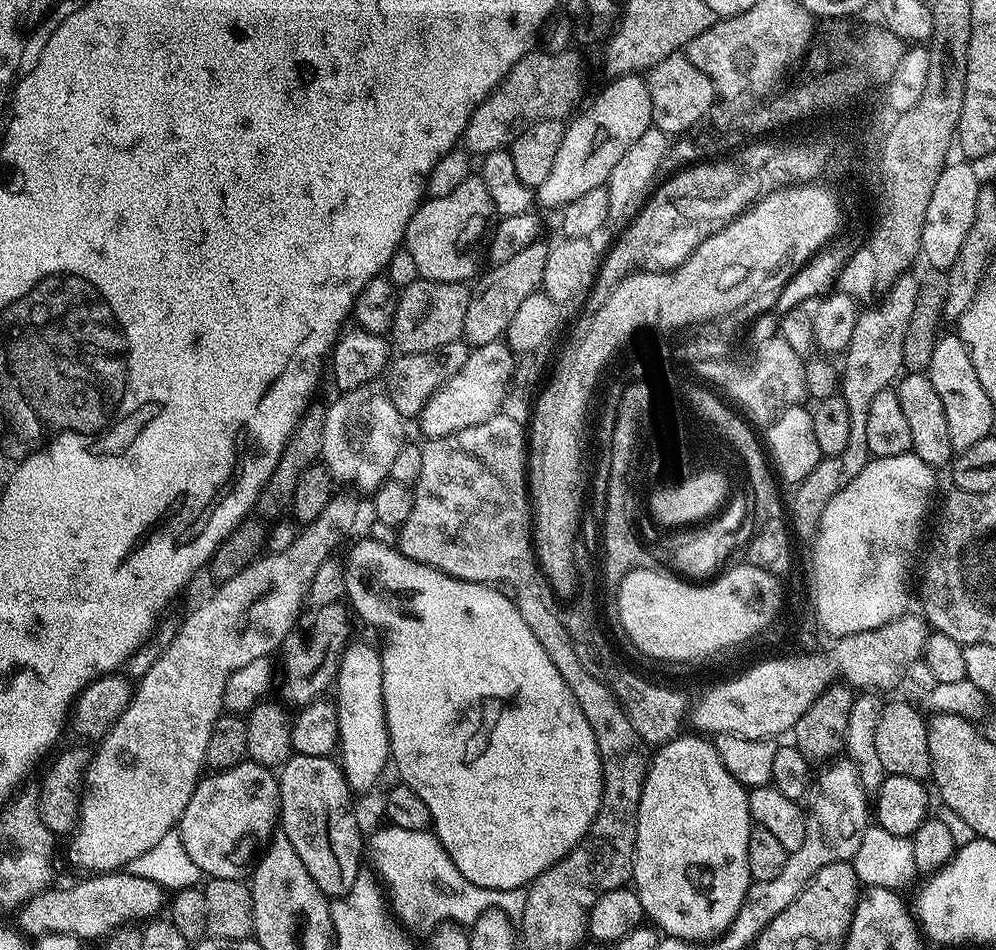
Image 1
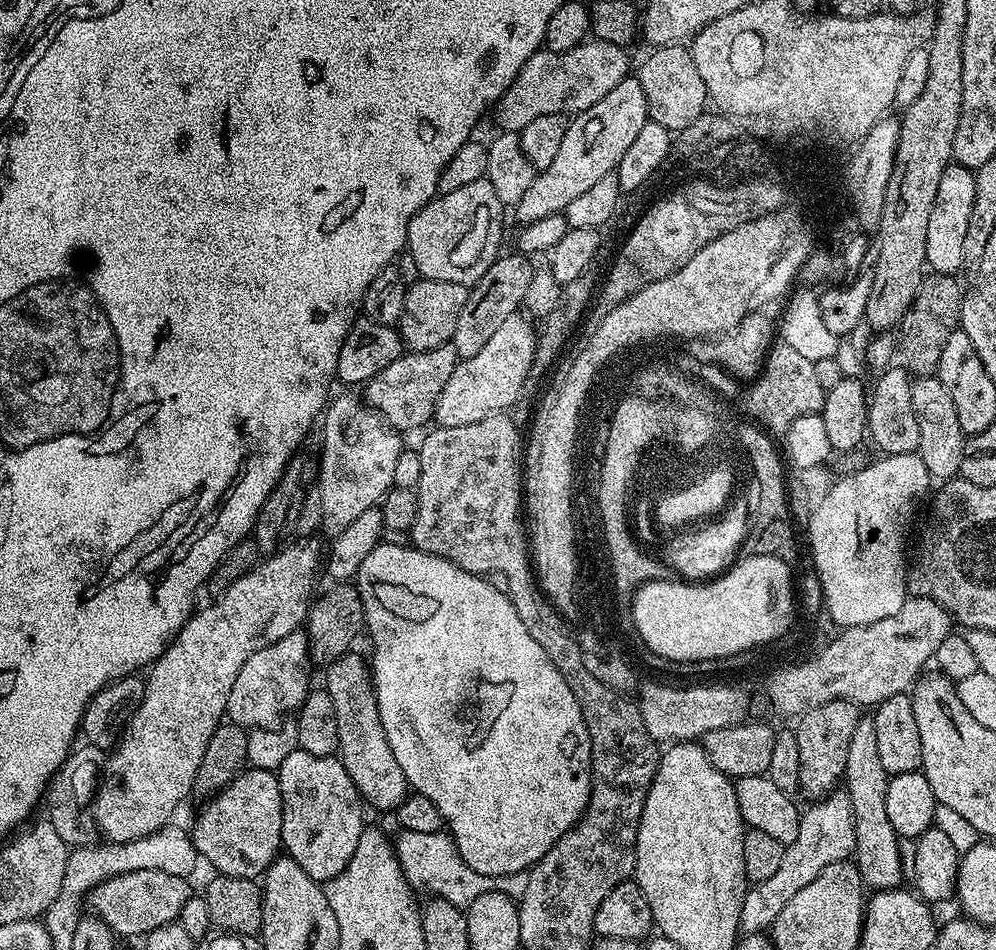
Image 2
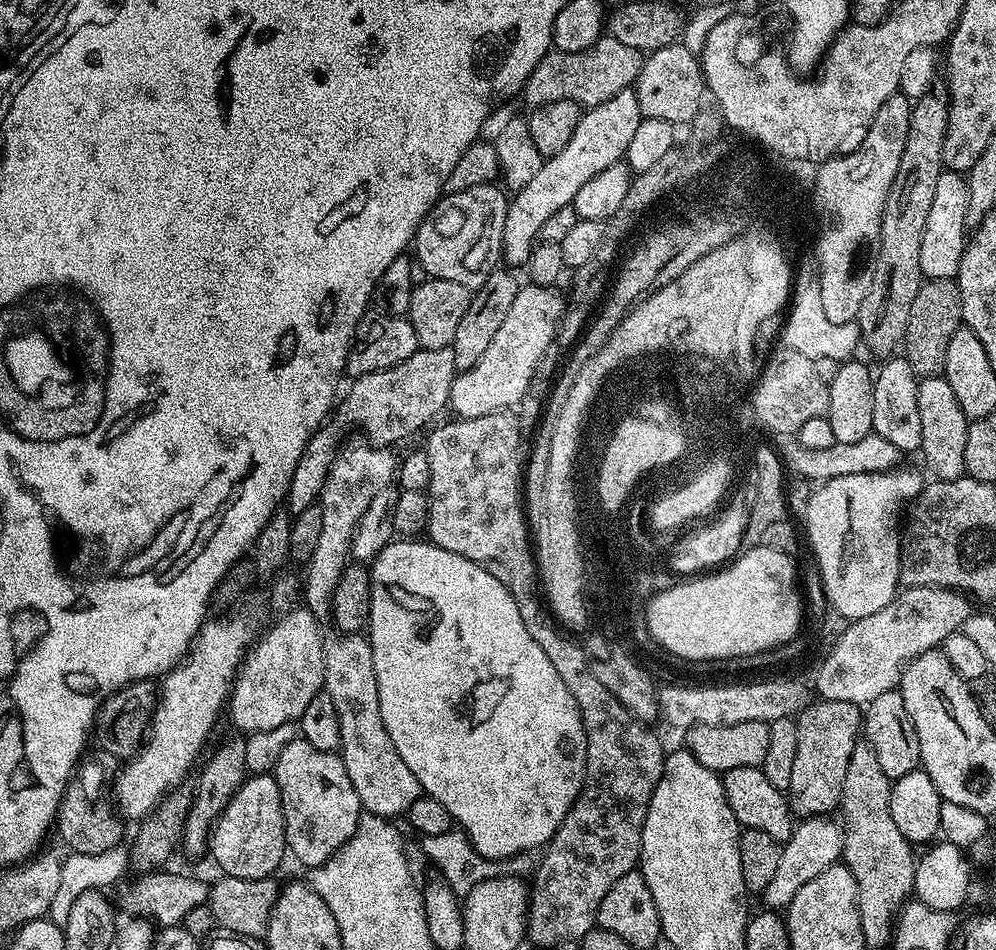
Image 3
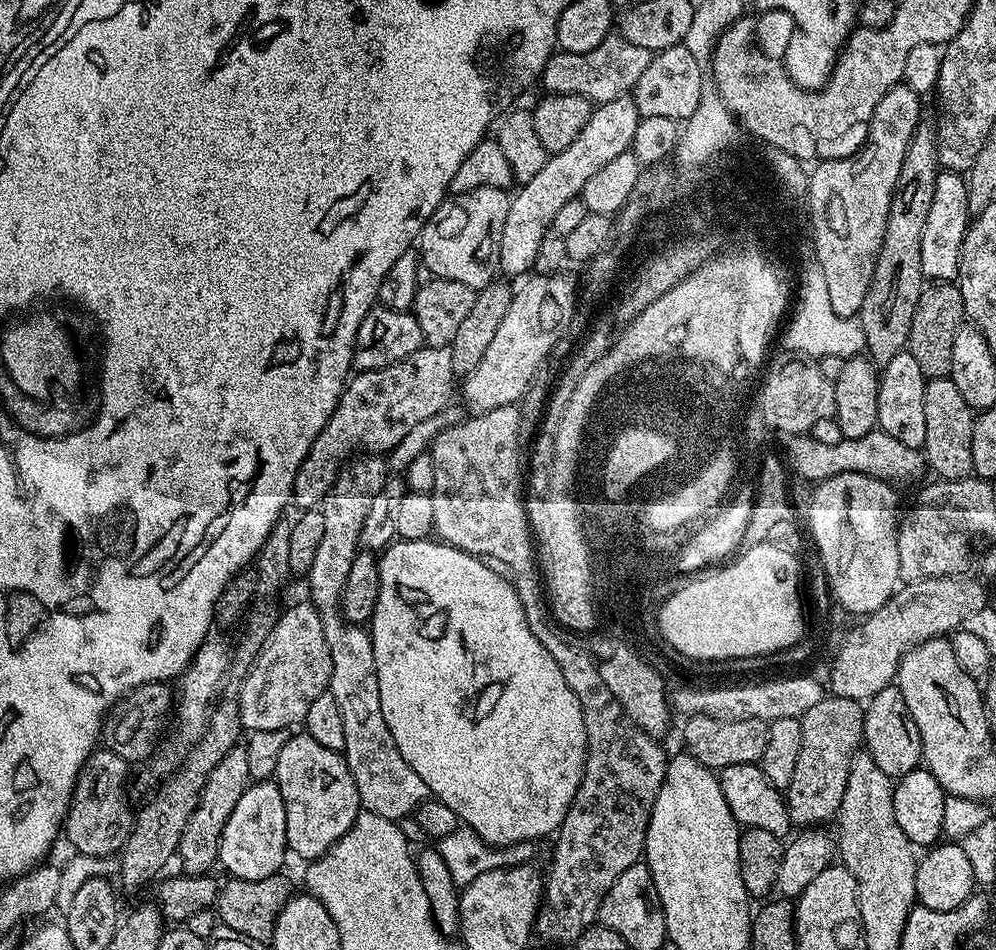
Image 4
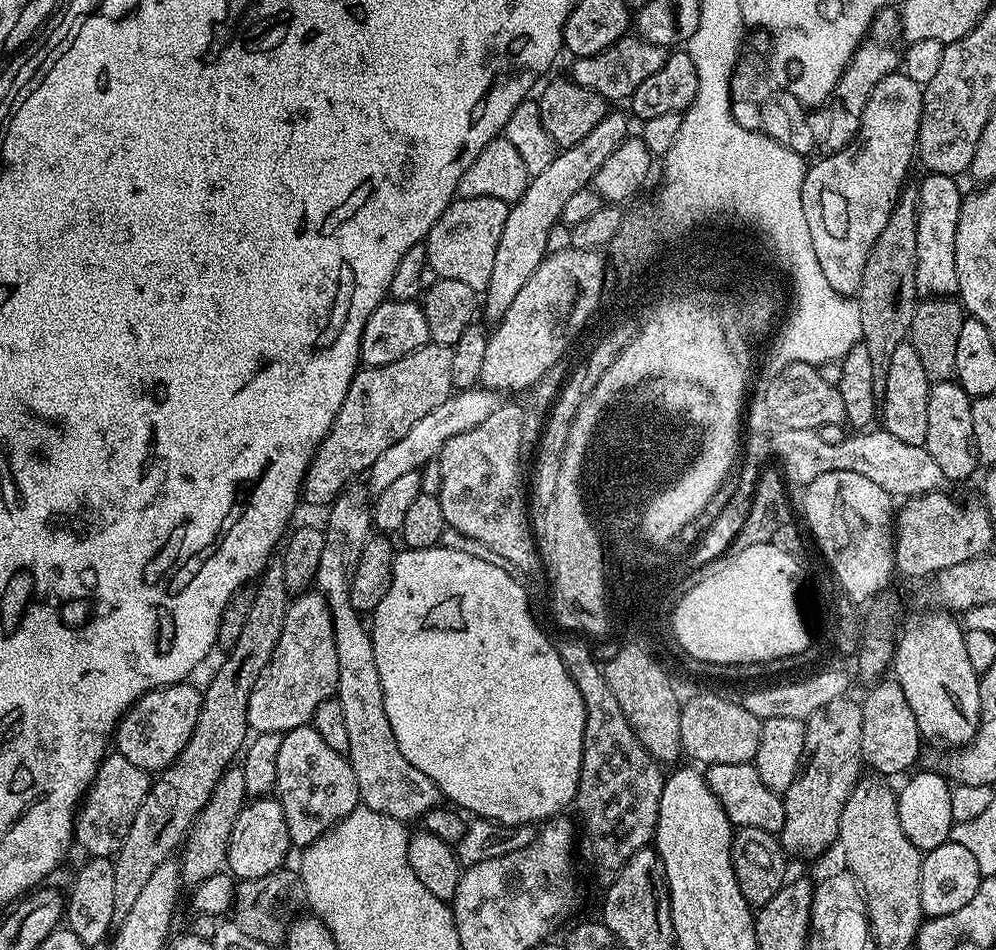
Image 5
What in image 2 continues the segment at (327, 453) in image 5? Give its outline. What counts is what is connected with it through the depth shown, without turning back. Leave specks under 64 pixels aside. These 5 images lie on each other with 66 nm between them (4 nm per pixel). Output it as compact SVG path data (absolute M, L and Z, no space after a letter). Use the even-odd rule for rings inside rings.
M452 343L434 350L405 351L404 355L390 362L386 370L374 374L374 378L363 389L363 399L397 432L407 434L411 428L423 429L423 424L435 417L438 398L446 382L450 382L450 374L454 374L457 363L458 357Z

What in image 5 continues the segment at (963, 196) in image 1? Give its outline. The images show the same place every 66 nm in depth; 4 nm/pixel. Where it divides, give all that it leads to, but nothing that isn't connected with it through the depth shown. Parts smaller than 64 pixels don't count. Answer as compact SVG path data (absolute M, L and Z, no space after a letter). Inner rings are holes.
M938 174L925 175L925 180L918 184L920 193L920 209L918 210L918 250L916 254L916 291L924 298L948 298L956 292L958 286L958 266L954 266L956 253L956 231L960 217L960 201L962 191L957 177Z

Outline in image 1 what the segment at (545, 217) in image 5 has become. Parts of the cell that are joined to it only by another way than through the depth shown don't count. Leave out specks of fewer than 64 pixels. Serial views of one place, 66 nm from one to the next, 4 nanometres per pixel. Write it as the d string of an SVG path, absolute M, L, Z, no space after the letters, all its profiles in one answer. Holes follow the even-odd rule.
M620 74L612 80L596 97L592 100L592 105L579 114L573 115L567 121L562 147L558 149L558 155L554 157L554 166L550 166L550 174L543 180L542 186L534 190L534 200L537 205L544 208L556 208L562 210L574 198L582 198L582 194L587 194L589 190L598 190L607 185L610 173L614 171L614 166L634 146L634 141L646 134L646 130L653 127L652 107L650 106L650 90L647 79L640 74Z

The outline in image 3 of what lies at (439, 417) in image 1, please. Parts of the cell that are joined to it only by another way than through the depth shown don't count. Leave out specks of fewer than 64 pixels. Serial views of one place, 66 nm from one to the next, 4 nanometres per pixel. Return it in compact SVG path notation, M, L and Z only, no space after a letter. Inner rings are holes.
M533 283L521 287L518 298L514 298L514 306L510 306L486 354L482 354L474 366L456 375L450 390L448 408L456 411L453 413L459 419L482 418L482 414L512 410L519 405L536 374L536 367L549 355L551 348L548 347L557 339L557 324L564 315L566 304L552 292L555 291L551 287Z

